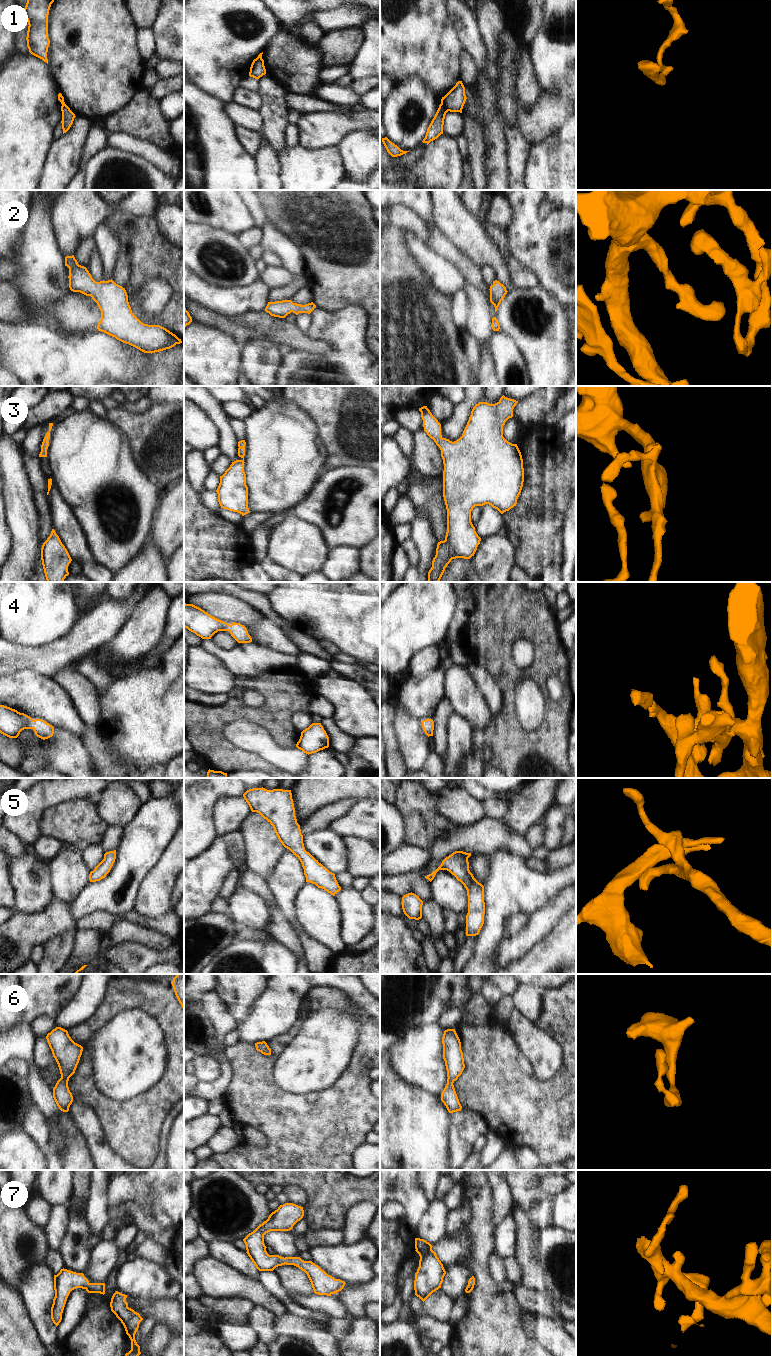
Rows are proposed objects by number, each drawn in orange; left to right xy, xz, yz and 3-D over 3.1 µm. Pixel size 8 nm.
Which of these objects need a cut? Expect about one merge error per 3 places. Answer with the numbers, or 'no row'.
1

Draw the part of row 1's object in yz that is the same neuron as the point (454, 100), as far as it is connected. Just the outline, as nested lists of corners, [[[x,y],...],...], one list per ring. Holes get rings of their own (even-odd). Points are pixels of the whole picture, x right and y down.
[[[458,81],[456,85],[442,97],[441,104],[443,104],[450,112],[462,113],[466,99],[465,87],[462,81]]]

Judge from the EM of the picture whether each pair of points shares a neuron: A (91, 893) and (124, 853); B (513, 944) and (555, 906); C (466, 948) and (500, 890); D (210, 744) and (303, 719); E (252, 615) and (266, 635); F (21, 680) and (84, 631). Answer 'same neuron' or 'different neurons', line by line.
A: same neuron
B: same neuron
C: different neurons
D: different neurons
E: different neurons
F: different neurons

